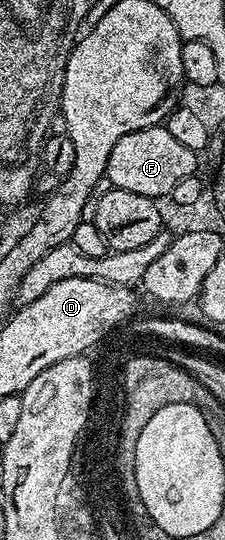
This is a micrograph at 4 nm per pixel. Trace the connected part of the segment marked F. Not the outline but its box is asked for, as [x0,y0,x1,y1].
[105,127,198,198]

